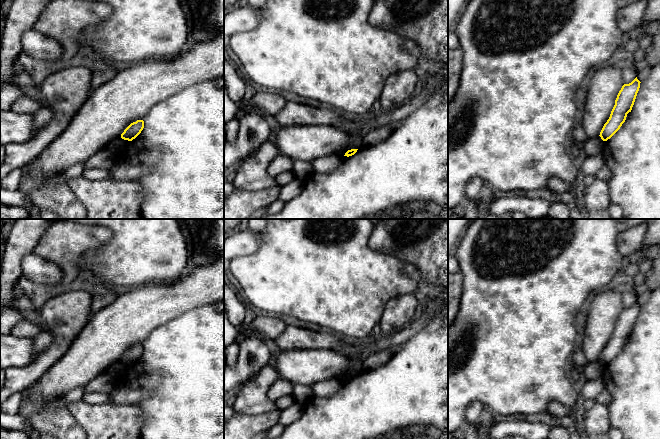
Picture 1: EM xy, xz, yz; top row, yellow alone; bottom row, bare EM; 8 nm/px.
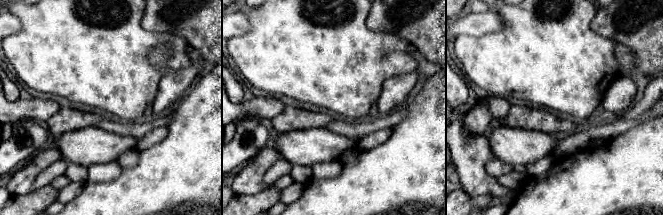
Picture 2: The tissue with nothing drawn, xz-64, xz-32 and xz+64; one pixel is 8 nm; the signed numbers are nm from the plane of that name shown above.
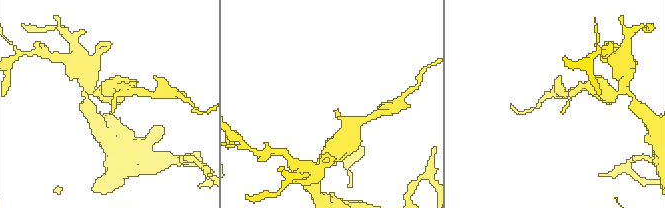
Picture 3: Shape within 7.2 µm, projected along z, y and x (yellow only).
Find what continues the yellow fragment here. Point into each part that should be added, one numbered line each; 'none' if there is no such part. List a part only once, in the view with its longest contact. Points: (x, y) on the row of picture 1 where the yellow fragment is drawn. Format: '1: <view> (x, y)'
none

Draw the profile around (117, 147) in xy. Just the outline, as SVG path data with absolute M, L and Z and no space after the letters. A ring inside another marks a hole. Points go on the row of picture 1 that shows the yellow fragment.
M119 138L111 142L111 144L108 145L106 148L118 157L119 155L126 152L126 147L128 143L129 143L128 140Z

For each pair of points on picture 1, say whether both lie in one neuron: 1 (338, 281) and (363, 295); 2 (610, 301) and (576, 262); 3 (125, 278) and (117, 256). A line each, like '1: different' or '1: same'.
1: same
2: different
3: same

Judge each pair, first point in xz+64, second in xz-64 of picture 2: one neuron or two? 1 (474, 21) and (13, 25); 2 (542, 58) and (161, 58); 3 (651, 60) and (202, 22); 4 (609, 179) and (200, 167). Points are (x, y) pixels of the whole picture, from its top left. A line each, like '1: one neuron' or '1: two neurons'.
1: one neuron
2: two neurons
3: one neuron
4: one neuron

